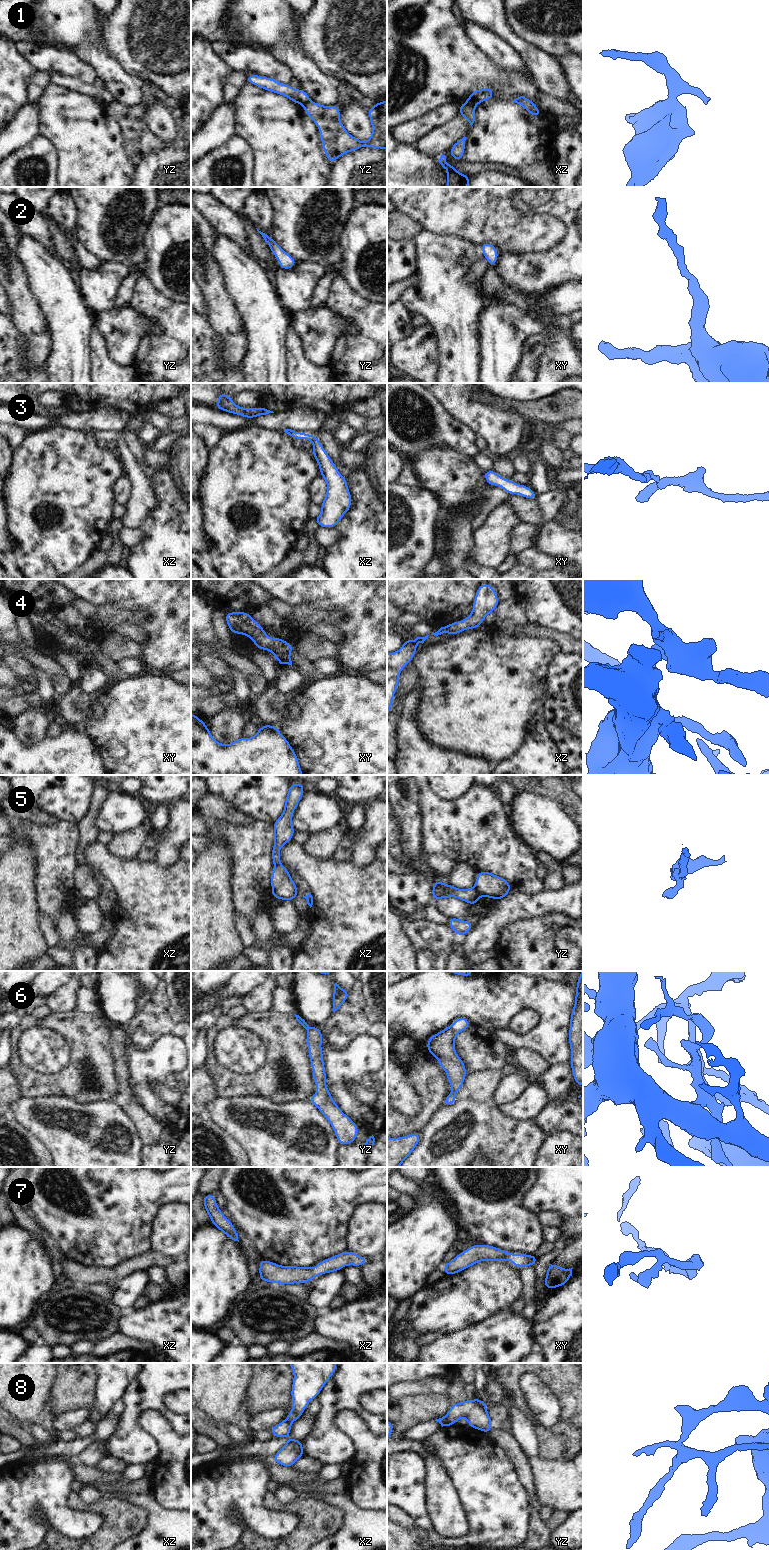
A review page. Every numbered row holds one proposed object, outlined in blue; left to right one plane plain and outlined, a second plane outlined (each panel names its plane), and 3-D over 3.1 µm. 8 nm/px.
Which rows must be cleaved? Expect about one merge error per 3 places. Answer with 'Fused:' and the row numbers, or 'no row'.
Fused: 1, 5, 6, 8

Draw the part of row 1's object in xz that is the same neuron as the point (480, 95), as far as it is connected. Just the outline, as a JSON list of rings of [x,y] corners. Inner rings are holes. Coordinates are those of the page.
[[[492,88],[477,89],[469,94],[468,100],[464,104],[473,105],[475,107],[477,104],[492,98],[494,98],[494,91]]]

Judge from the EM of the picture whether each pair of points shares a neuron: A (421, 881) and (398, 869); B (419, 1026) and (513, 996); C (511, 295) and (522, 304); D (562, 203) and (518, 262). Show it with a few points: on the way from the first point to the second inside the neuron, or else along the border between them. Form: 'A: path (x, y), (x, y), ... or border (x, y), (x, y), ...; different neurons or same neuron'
A: border (397, 874), (421, 871), (429, 877); different neurons
B: path (442, 1003), (448, 997), (490, 997); same neuron
C: path (514, 297), (519, 301); same neuron
D: path (571, 225), (571, 239), (549, 261), (540, 261); same neuron

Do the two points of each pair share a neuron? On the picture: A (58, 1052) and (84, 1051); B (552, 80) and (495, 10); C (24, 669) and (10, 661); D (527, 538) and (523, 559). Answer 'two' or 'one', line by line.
A: two
B: one
C: one
D: two

